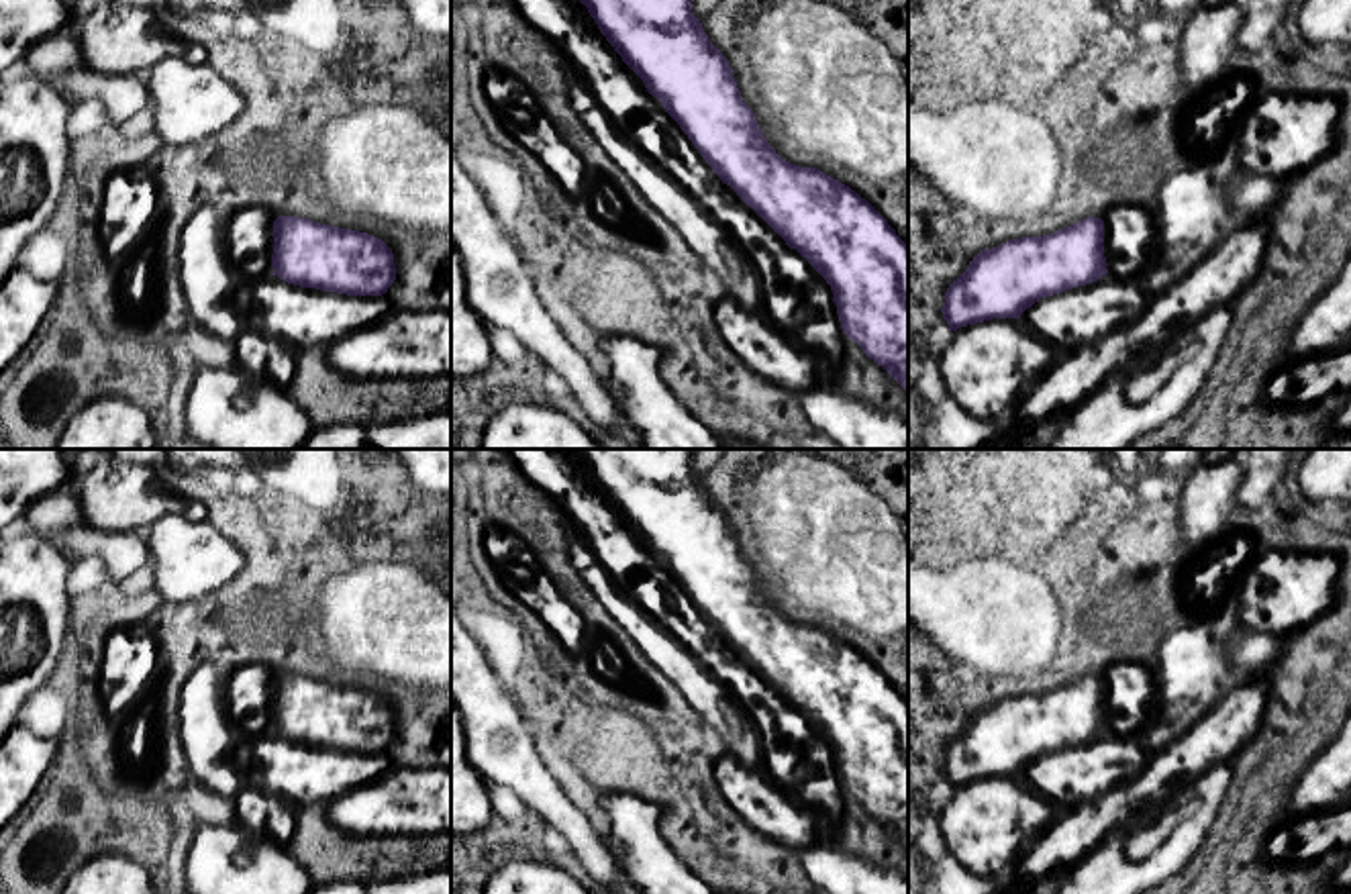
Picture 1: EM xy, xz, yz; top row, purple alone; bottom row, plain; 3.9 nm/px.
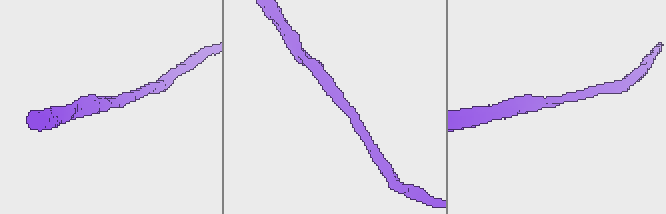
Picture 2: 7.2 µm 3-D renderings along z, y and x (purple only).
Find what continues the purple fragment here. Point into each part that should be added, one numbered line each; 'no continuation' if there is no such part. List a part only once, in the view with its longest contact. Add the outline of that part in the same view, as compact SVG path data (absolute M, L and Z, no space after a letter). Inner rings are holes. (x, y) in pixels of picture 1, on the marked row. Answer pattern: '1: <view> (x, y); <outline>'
no continuation

